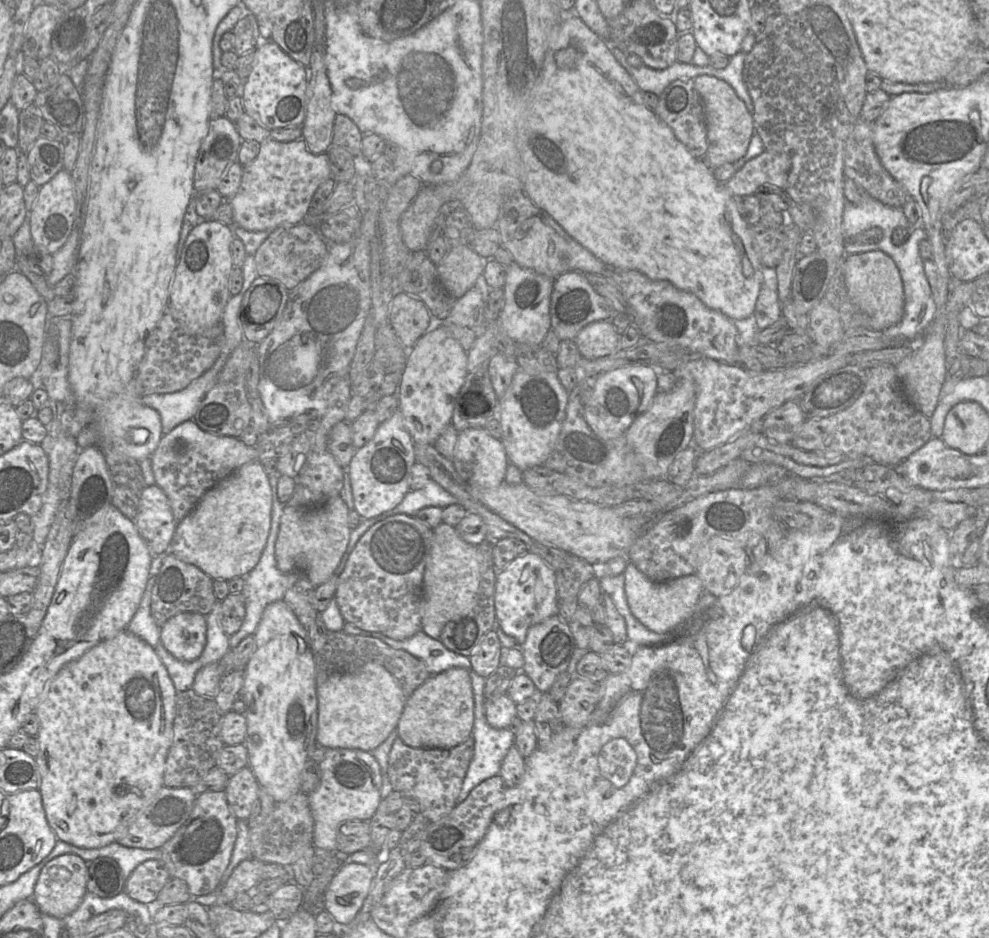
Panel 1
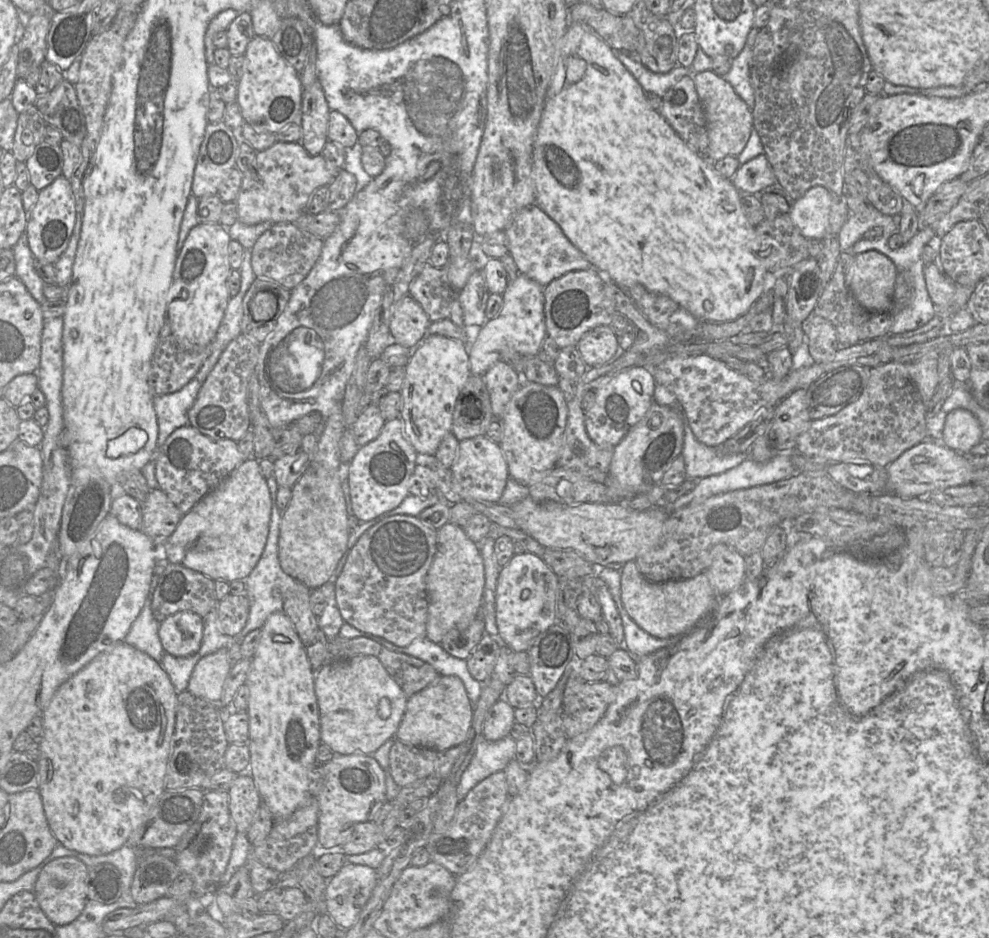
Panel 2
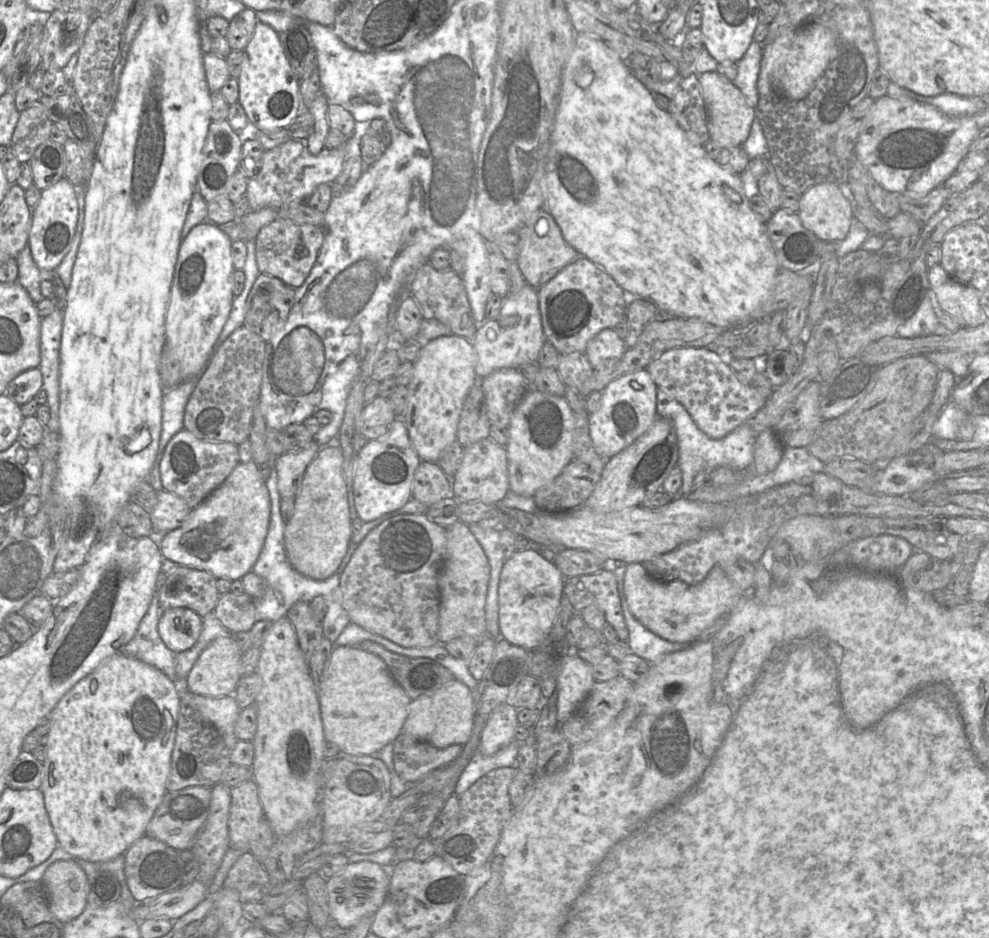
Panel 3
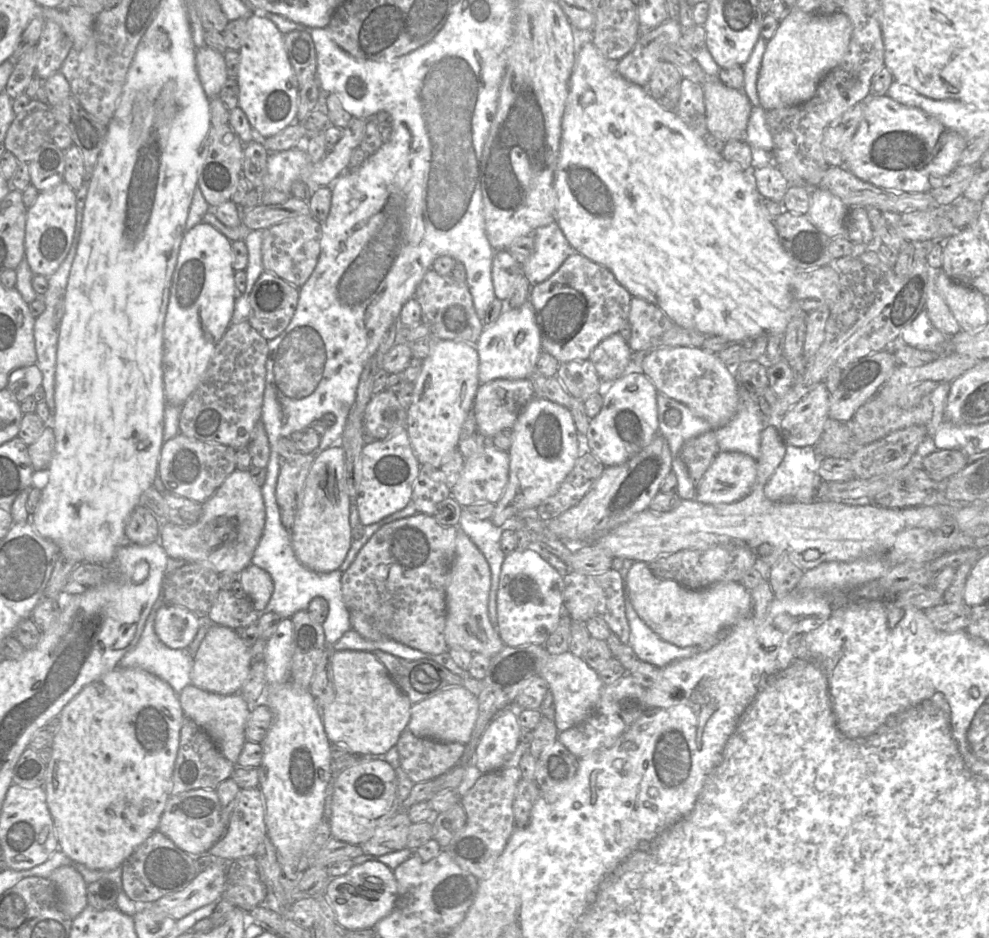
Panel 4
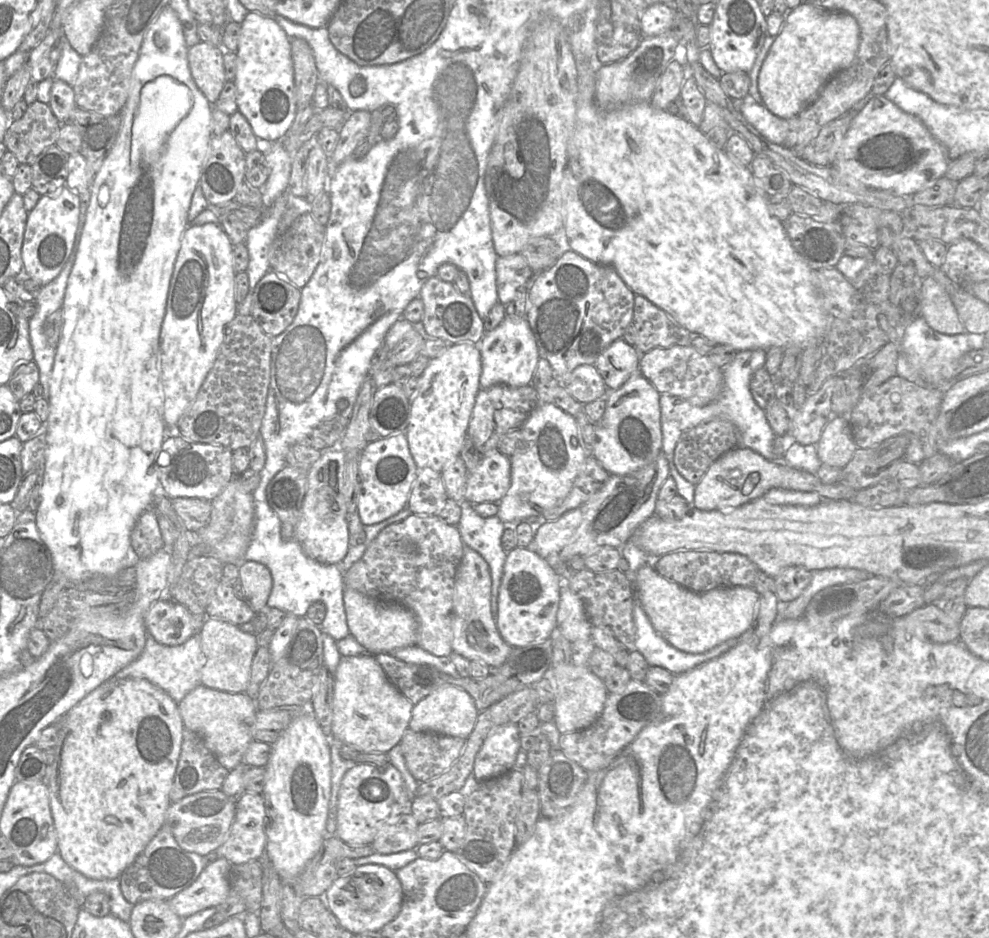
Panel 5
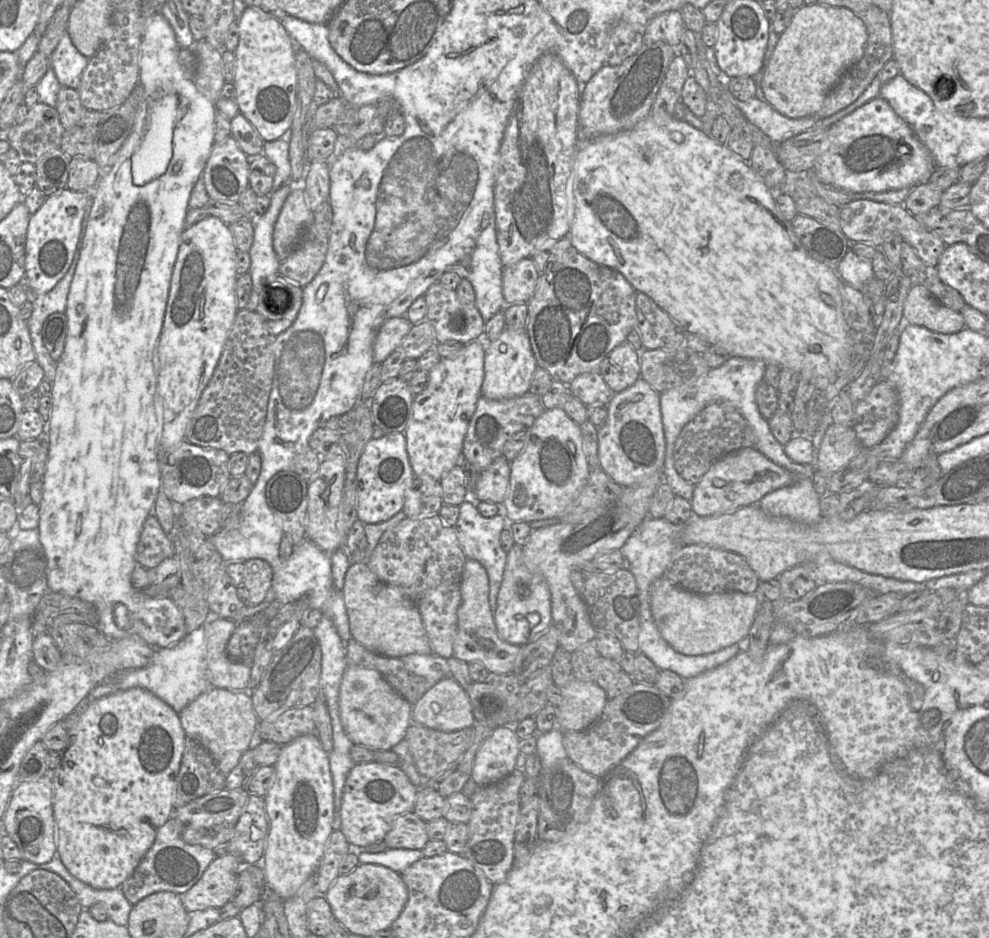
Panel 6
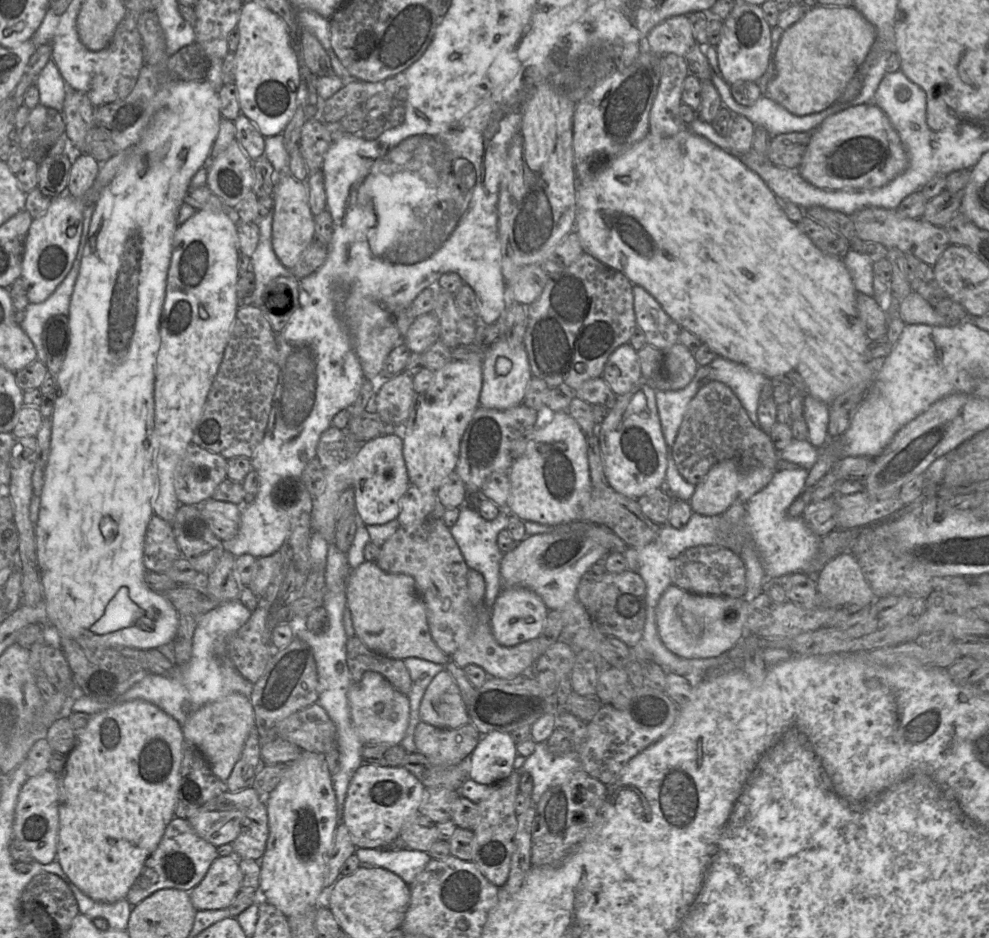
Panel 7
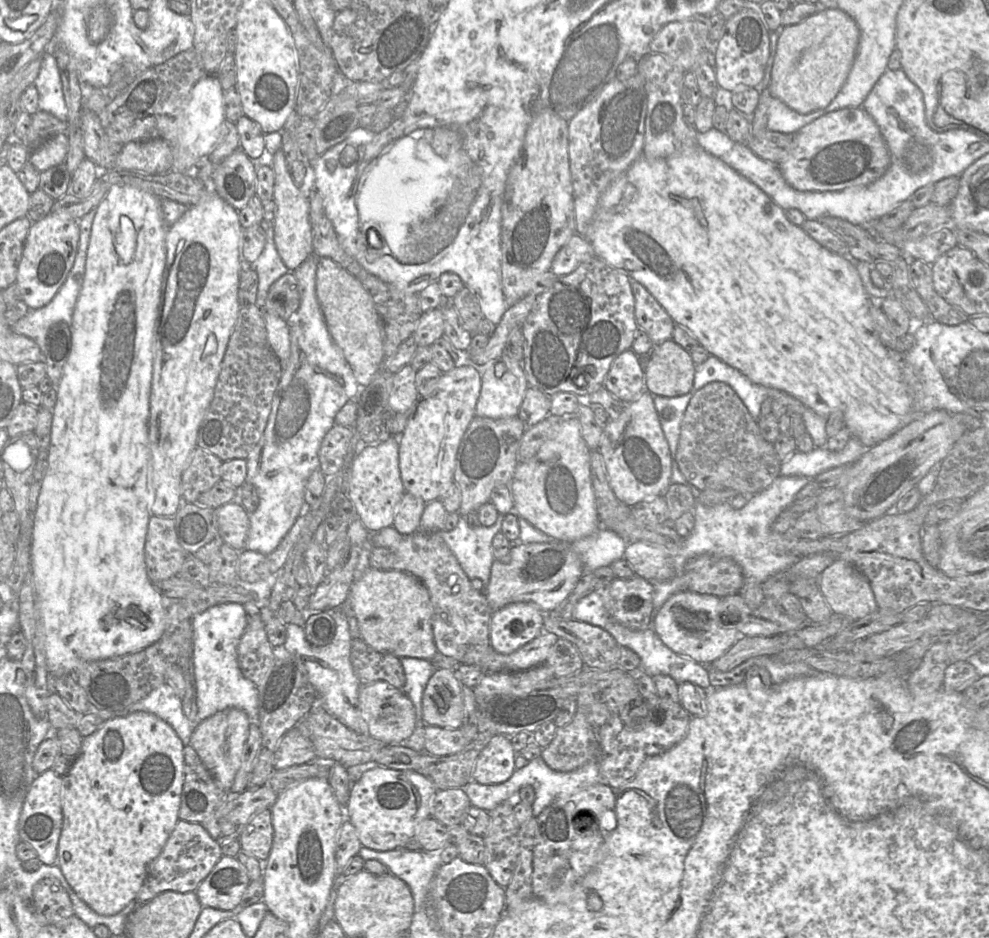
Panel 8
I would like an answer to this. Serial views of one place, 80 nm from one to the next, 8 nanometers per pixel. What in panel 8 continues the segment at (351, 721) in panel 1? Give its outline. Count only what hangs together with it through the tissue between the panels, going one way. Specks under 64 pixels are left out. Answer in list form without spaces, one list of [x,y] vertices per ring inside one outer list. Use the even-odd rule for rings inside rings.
[[[385,681],[362,685],[358,695],[361,716],[368,726],[369,736],[388,745],[398,745],[409,738],[416,724],[414,706],[402,689]]]

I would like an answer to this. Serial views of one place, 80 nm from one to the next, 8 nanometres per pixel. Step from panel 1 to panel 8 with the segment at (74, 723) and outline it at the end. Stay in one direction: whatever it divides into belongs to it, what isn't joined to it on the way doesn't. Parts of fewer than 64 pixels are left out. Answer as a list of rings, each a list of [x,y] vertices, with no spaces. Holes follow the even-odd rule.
[[[136,711],[106,720],[93,734],[83,737],[79,755],[73,759],[66,775],[62,777],[63,826],[58,844],[57,865],[77,896],[94,912],[112,916],[124,911],[136,901],[146,875],[147,867],[162,852],[167,840],[179,821],[181,794],[184,784],[184,744],[175,730],[154,714]]]

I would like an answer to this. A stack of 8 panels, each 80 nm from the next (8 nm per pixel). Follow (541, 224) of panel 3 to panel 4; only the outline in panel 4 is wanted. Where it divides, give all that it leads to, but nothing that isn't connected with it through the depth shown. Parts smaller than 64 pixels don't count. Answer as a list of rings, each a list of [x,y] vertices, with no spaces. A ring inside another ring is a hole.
[[[556,221],[537,228],[533,233],[534,250],[522,264],[522,271],[531,287],[548,279],[573,253],[578,253],[568,242]]]

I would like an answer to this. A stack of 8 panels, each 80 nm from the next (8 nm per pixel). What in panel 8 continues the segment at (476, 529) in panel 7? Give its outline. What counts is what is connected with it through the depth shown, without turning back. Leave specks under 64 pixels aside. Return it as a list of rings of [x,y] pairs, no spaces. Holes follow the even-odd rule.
[[[499,514],[496,522],[489,527],[472,526],[466,517],[460,516],[455,529],[436,532],[455,555],[467,577],[470,580],[480,579],[484,589],[489,582],[491,566],[495,559],[492,540],[501,530],[504,516]]]

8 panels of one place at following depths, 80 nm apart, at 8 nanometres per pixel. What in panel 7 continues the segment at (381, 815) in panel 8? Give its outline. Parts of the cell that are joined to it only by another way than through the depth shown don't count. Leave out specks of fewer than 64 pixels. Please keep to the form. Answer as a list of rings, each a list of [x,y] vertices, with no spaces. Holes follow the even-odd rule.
[[[363,763],[355,772],[344,803],[343,823],[356,848],[383,848],[395,841],[405,822],[418,813],[425,787],[404,767]]]

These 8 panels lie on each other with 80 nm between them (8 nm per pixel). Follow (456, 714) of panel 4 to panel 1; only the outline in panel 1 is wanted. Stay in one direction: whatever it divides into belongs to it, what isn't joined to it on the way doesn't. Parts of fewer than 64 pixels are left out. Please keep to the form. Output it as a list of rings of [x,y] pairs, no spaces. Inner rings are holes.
[[[453,667],[431,675],[406,700],[397,725],[398,738],[412,748],[451,749],[472,736],[474,697],[466,669]]]

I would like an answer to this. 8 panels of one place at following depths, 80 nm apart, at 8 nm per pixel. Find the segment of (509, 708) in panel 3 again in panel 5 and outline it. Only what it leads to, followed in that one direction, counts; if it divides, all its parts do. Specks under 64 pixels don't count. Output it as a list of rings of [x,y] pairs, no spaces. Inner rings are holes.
[[[517,723],[493,728],[476,754],[472,774],[478,782],[501,776],[513,769],[520,751]]]

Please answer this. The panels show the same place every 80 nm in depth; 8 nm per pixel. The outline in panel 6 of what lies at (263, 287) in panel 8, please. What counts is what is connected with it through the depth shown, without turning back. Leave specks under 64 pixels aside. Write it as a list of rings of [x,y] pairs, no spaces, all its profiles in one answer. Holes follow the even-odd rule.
[[[290,179],[289,182],[273,191],[270,194],[269,208],[263,215],[257,216],[254,220],[253,243],[248,251],[252,289],[245,307],[247,310],[256,310],[264,280],[279,271],[281,260],[276,255],[273,247],[274,225],[287,196],[296,187],[301,186],[296,186],[296,181]]]

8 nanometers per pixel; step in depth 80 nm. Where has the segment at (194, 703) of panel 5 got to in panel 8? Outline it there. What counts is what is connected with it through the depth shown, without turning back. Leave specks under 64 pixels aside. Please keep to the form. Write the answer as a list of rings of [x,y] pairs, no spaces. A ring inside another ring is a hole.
[[[229,708],[201,721],[191,734],[190,745],[197,752],[216,784],[225,791],[229,791],[232,787],[236,773],[242,764],[252,721],[243,710]]]

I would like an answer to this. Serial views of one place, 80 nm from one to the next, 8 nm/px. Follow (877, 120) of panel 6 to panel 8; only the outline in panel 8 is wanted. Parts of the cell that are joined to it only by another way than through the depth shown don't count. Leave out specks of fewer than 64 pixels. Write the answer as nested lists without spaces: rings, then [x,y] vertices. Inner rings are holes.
[[[861,106],[827,113],[793,134],[791,149],[778,168],[798,191],[840,191],[870,185],[889,165],[890,153],[881,132]]]

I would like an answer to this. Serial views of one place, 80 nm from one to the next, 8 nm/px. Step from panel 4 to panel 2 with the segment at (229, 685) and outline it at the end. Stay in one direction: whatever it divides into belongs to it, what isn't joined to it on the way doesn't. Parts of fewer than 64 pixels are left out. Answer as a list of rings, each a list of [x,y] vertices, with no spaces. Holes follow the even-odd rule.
[[[228,648],[202,657],[195,665],[187,690],[212,703],[219,703],[223,685],[232,668]]]

